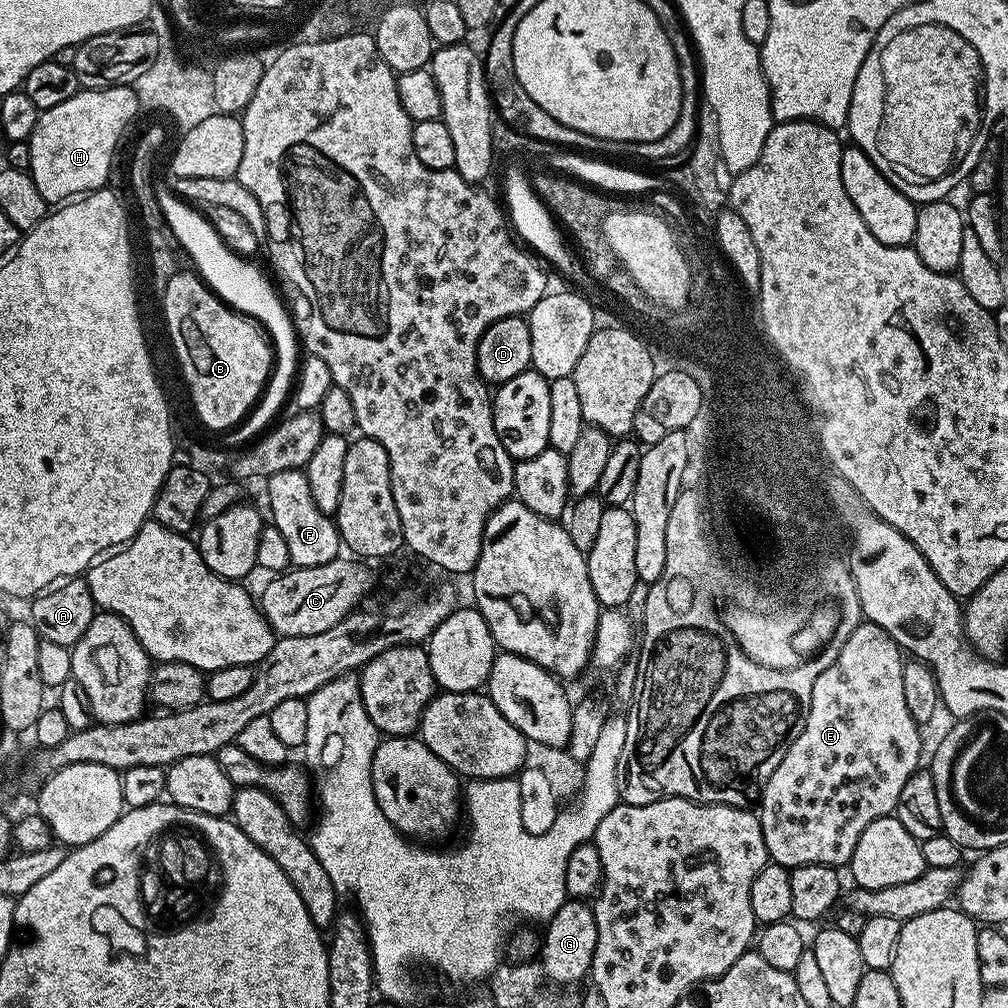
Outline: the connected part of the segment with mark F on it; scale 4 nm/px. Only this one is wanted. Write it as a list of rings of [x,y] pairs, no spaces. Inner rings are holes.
[[[282,470],[267,477],[266,484],[268,508],[272,511],[270,522],[278,526],[278,531],[285,536],[292,564],[298,568],[309,568],[337,559],[342,552],[342,541],[336,521],[329,513],[318,510],[318,502],[314,502],[314,494],[310,494],[310,482],[303,470]]]

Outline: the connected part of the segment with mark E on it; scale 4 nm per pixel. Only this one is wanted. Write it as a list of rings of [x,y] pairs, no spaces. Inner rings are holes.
[[[861,622],[858,630],[854,630],[854,634],[846,638],[838,658],[834,658],[834,662],[830,662],[830,666],[826,666],[826,670],[818,674],[810,698],[810,714],[806,718],[806,726],[802,734],[794,738],[794,746],[786,750],[786,758],[778,762],[778,770],[770,774],[758,801],[762,838],[766,842],[766,850],[771,863],[781,864],[783,868],[789,870],[807,864],[841,866],[840,864],[846,863],[852,856],[853,881],[851,883],[857,888],[866,890],[882,890],[882,886],[899,886],[901,882],[914,882],[914,878],[924,873],[926,865],[922,858],[920,841],[913,838],[910,830],[906,830],[906,826],[902,826],[902,822],[898,822],[893,815],[898,806],[898,794],[902,794],[902,786],[906,786],[906,778],[910,778],[910,774],[914,774],[921,767],[920,732],[922,728],[910,714],[910,709],[906,707],[906,697],[902,694],[902,670],[905,663],[901,648],[894,642],[894,638],[890,638],[890,634],[886,634],[886,630],[882,630],[877,624]]]

